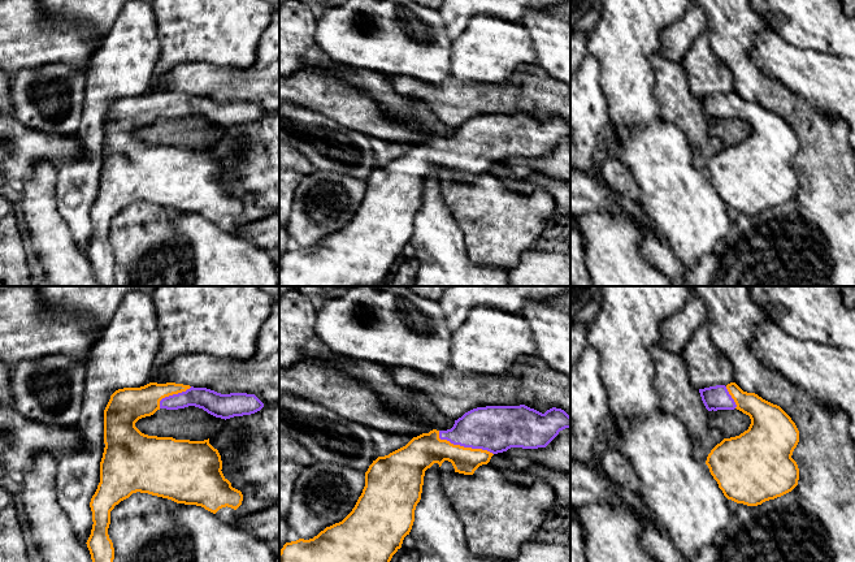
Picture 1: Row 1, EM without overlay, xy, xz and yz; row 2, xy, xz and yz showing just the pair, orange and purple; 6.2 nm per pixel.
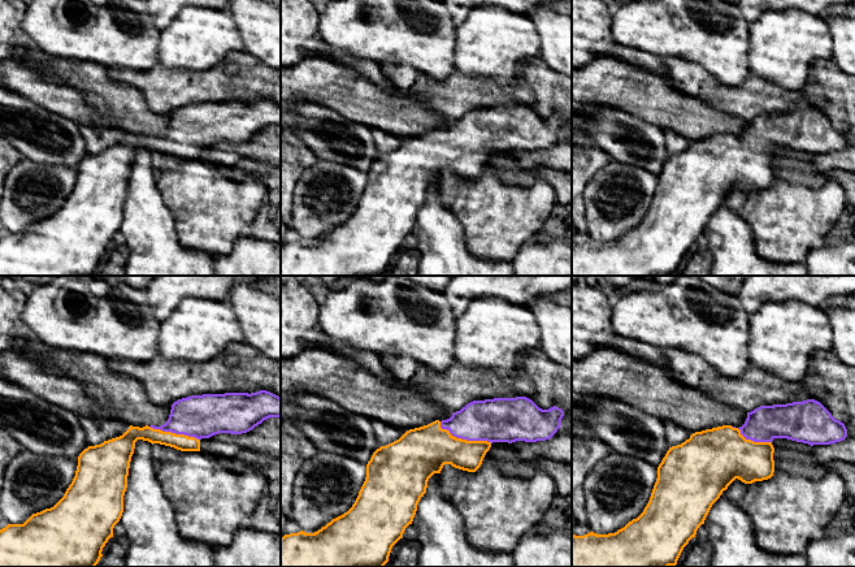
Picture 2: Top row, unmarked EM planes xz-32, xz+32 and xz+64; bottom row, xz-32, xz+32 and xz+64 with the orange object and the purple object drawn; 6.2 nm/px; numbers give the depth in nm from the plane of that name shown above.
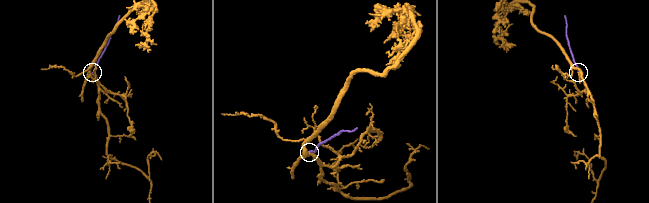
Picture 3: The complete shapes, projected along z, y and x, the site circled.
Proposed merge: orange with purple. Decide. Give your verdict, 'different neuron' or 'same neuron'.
same neuron

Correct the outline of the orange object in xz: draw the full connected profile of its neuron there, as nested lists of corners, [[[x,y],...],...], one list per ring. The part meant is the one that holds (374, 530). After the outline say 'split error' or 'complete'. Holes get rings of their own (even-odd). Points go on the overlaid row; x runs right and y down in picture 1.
[[[486,406],[465,412],[451,429],[422,433],[405,446],[378,457],[365,472],[365,487],[352,511],[309,540],[286,542],[279,562],[390,562],[409,535],[421,500],[425,471],[434,463],[452,463],[455,472],[473,475],[494,454],[511,448],[546,448],[560,431],[570,428],[570,416],[552,407],[544,414],[520,406]]]; split error

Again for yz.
[[[730,382],[726,386],[716,385],[699,389],[699,393],[708,411],[737,408],[751,419],[751,424],[747,431],[739,436],[724,438],[707,457],[706,464],[724,496],[737,503],[758,506],[765,501],[774,500],[791,492],[798,485],[799,480],[798,464],[791,458],[793,451],[799,442],[799,431],[791,418],[780,406],[763,399],[755,393],[743,392],[735,382]]]; split error

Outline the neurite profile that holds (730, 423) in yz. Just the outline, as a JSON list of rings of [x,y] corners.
[[[717,410],[708,412],[708,423],[711,428],[717,428],[724,438],[739,436],[748,429],[751,419],[742,411],[734,410]]]

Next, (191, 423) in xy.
[[[188,406],[178,410],[160,408],[153,415],[139,419],[135,427],[148,436],[204,441],[216,435],[223,424],[225,419]]]

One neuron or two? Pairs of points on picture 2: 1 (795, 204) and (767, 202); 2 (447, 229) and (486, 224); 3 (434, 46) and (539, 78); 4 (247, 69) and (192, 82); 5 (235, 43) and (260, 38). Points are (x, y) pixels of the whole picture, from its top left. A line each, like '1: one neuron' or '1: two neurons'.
1: one neuron
2: two neurons
3: two neurons
4: one neuron
5: two neurons

